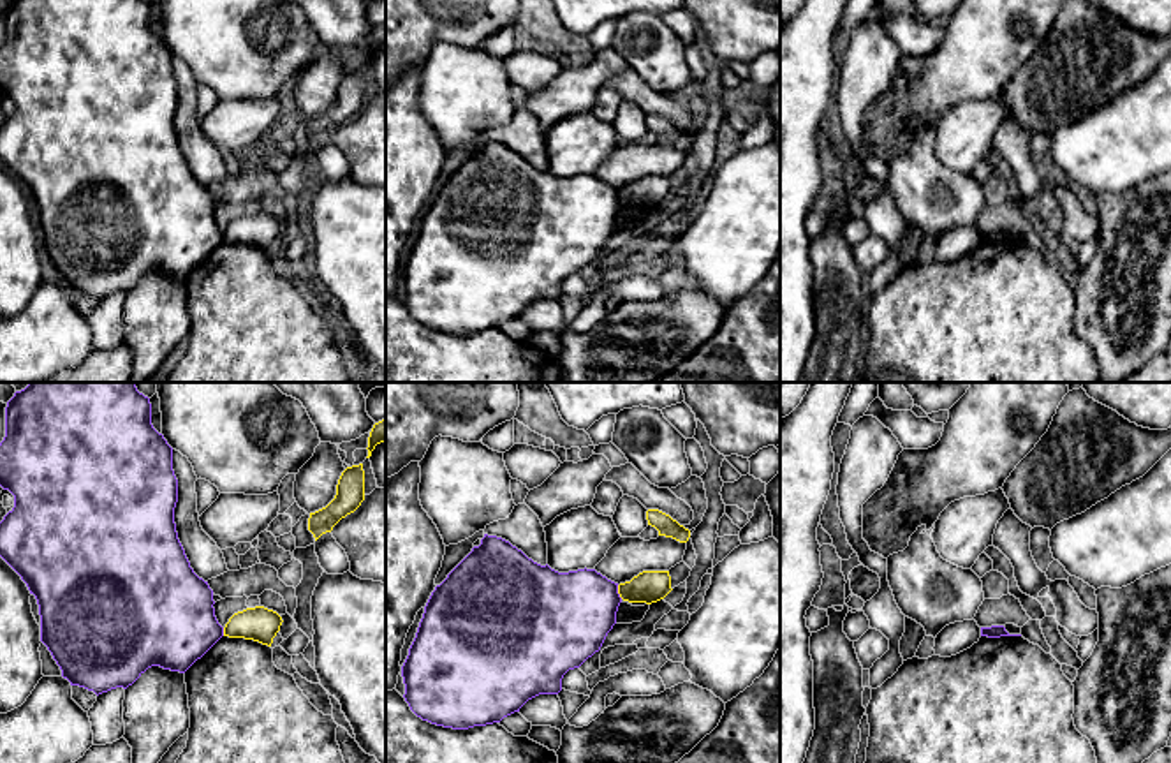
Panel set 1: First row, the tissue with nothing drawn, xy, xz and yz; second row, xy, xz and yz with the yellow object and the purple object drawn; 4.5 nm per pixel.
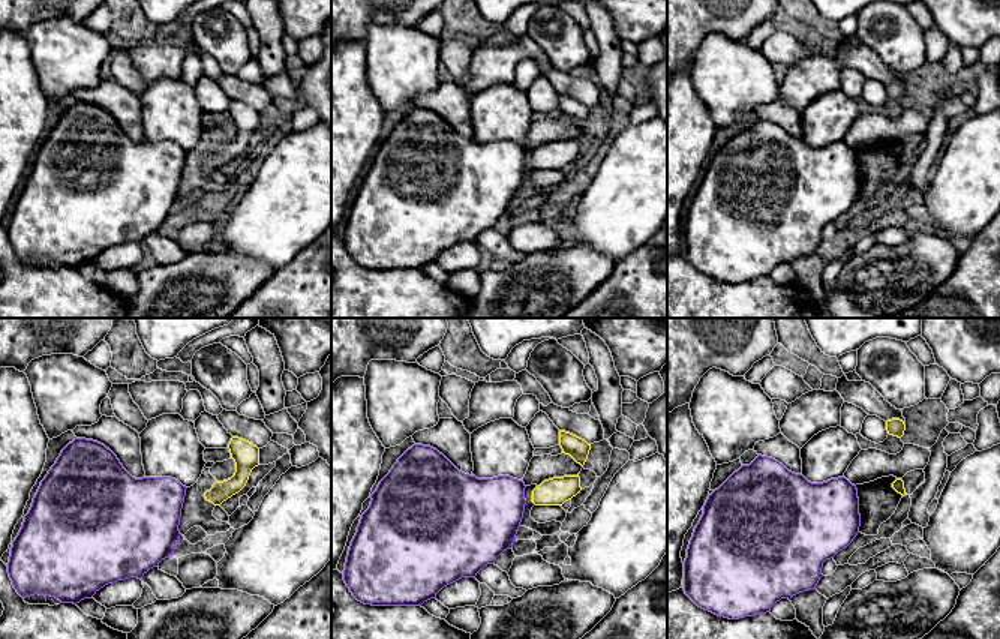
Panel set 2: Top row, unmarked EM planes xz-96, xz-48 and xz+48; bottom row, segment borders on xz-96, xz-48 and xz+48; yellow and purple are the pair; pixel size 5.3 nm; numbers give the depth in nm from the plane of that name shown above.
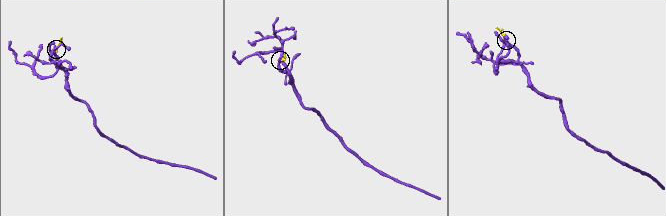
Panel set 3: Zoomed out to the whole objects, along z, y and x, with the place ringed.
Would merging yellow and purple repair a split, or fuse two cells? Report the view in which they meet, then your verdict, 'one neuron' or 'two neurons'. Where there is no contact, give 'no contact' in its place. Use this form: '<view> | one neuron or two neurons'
xz | two neurons

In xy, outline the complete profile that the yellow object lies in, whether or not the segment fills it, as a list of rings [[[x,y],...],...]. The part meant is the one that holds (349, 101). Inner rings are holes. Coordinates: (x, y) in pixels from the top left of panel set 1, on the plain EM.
[[[363,69],[347,72],[336,90],[335,104],[322,115],[310,118],[308,136],[313,139],[315,146],[331,137],[333,132],[354,118],[365,106],[365,76]]]

